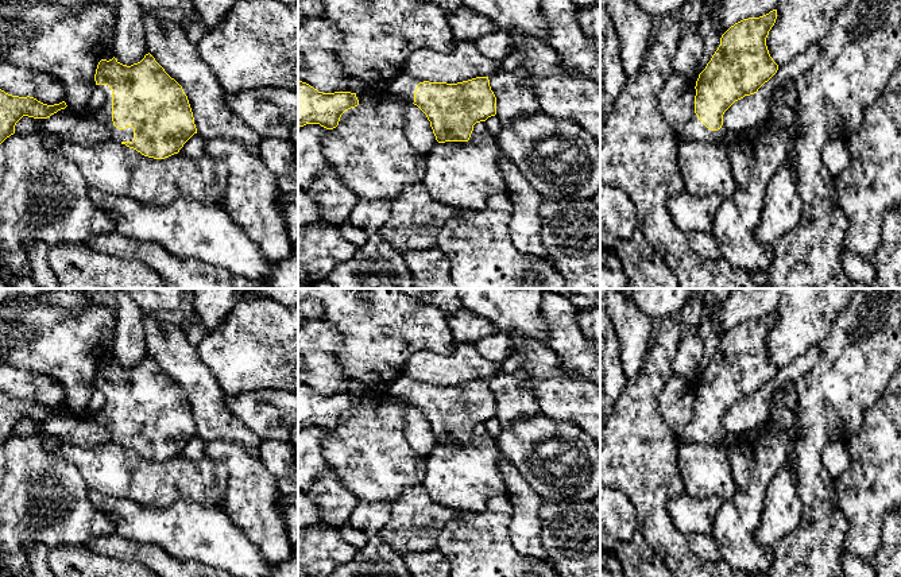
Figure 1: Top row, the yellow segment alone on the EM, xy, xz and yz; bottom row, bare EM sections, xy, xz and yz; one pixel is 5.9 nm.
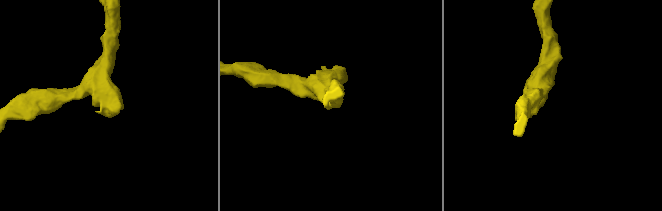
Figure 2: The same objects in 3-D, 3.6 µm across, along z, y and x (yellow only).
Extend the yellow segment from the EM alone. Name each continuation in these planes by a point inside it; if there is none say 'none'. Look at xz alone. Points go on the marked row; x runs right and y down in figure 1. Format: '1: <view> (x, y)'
1: xz (403, 86)

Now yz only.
1: yz (693, 131)

